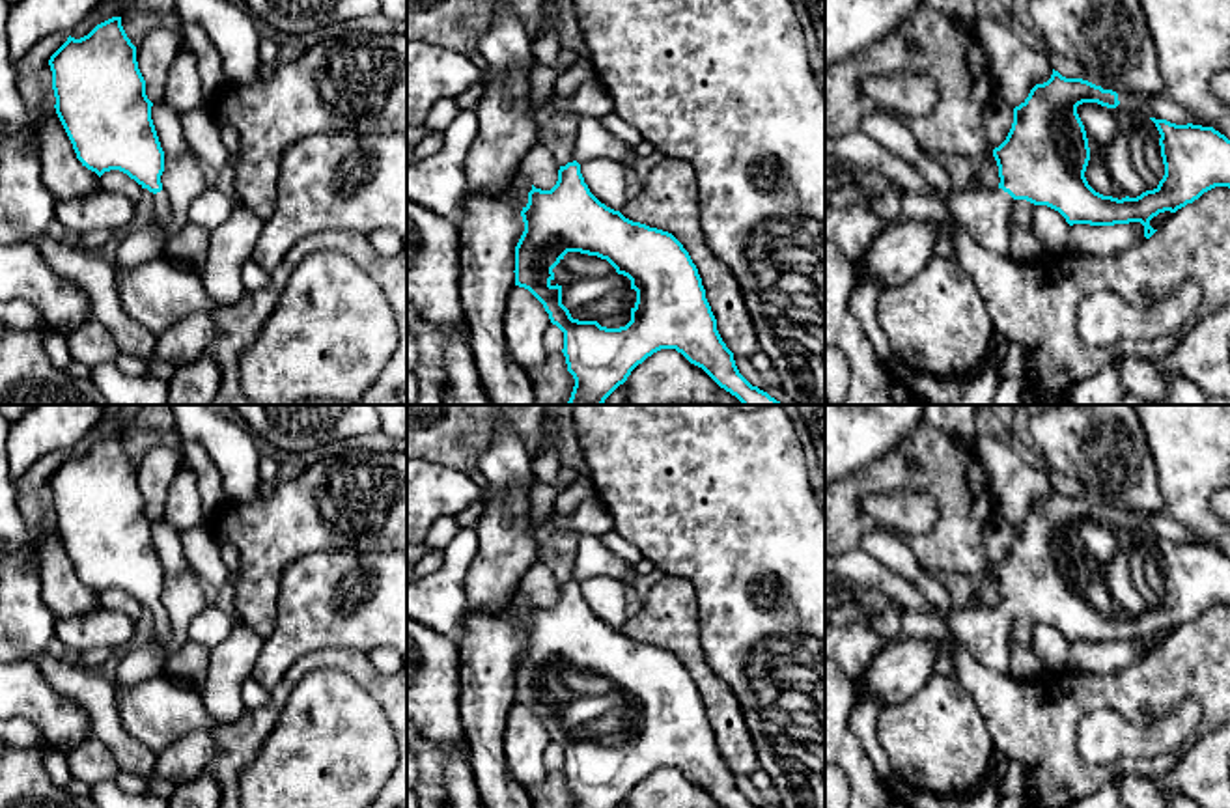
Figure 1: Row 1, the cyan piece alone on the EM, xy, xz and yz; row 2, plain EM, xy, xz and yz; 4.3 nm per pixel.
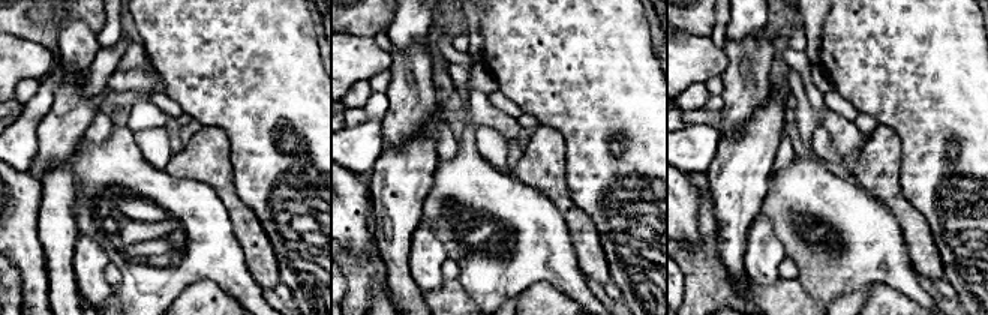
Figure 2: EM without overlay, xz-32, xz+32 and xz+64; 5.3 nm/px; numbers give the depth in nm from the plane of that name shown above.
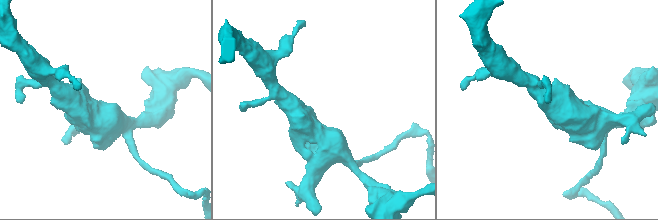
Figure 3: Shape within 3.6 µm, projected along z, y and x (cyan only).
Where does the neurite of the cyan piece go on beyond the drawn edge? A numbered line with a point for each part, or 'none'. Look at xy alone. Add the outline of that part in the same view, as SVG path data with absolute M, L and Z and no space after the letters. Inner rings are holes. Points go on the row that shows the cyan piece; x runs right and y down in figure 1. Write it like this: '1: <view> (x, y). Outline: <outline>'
1: xy (139, 245). Outline: M164 190L153 194L153 220L142 230L129 230L121 239L114 269L131 269L155 259L166 250L166 226L170 222L170 200Z

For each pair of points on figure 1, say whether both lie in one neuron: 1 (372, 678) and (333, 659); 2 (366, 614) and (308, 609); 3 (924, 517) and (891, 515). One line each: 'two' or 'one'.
1: one
2: one
3: one

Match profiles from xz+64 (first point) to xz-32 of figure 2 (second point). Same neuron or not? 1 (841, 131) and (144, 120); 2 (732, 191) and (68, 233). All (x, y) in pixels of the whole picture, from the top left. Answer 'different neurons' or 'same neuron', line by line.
1: same neuron
2: same neuron

